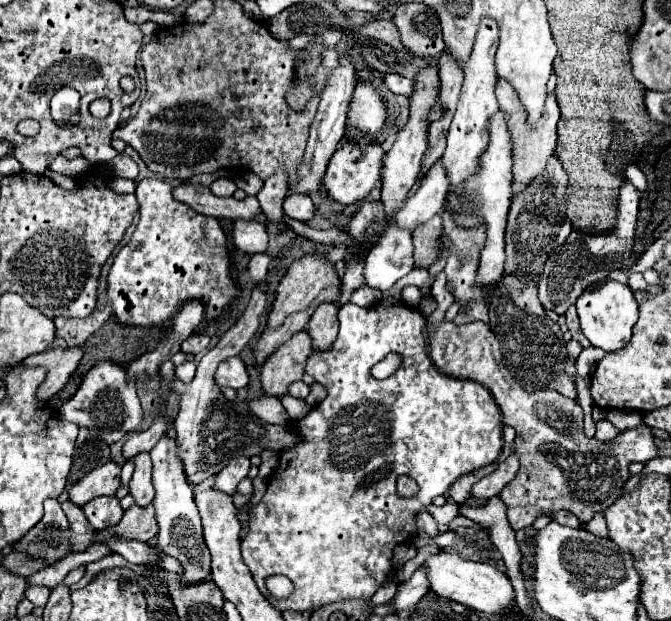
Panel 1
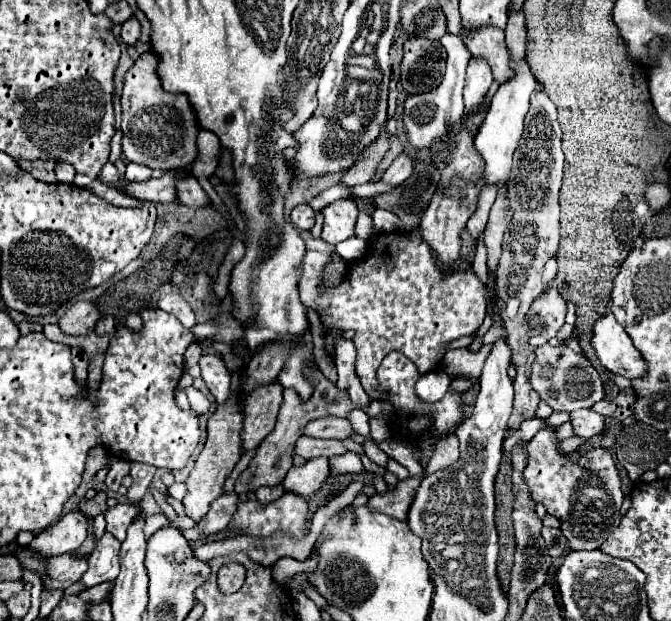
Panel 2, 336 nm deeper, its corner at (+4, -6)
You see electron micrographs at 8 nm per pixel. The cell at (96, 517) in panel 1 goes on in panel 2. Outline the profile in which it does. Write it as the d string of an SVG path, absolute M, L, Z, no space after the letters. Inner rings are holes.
M117 504L117 506L109 508L109 510L105 512L107 530L109 530L119 542L123 542L127 528L133 524L133 520L135 520L141 512L143 512L143 510L141 510L139 506L133 506L133 504Z

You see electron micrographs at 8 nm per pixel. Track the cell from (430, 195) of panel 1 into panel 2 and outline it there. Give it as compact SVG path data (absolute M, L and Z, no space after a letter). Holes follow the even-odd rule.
M471 56L469 66L467 66L467 76L465 76L465 92L463 92L467 110L481 102L491 82L493 82L493 74L487 60L481 56Z

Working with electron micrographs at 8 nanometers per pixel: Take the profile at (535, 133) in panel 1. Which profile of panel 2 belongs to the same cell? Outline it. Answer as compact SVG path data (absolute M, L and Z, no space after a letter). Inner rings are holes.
M481 26L481 28L471 28L463 30L459 34L465 42L465 46L471 50L471 54L481 54L487 58L487 62L493 68L493 78L503 84L507 78L511 78L509 70L509 54L505 46L505 34L503 30L495 26Z

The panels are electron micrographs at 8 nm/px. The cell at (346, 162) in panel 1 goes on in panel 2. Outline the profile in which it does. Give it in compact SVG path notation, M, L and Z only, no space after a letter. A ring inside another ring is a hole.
M351 198L337 200L323 208L323 230L321 230L321 240L327 244L339 244L355 234L355 222L357 222L357 204Z

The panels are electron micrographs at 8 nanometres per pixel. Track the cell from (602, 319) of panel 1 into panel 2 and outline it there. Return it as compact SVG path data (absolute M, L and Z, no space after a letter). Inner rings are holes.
M605 314L595 322L591 344L605 370L627 380L637 380L647 374L647 362L613 314Z

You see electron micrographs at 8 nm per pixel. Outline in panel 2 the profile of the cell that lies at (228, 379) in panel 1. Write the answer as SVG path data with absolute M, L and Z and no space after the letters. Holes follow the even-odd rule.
M203 354L199 366L209 392L215 396L215 402L223 404L231 394L231 374L227 372L223 360L217 354Z

